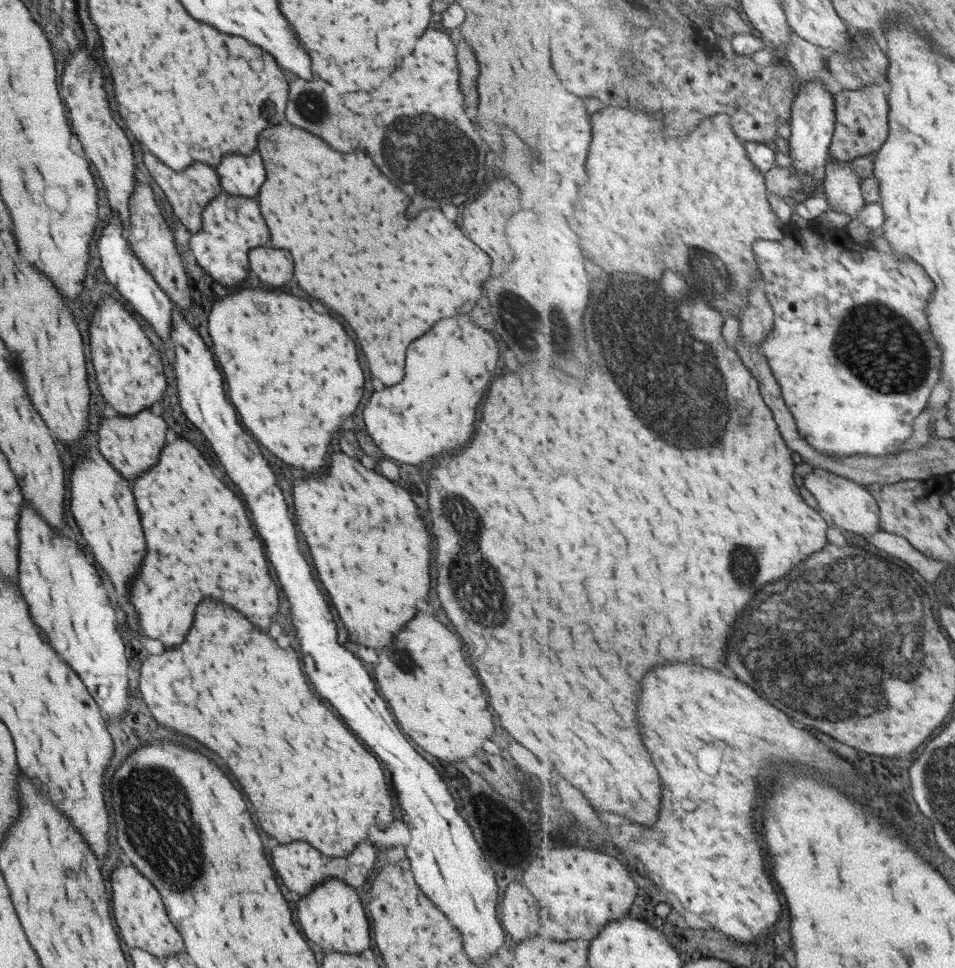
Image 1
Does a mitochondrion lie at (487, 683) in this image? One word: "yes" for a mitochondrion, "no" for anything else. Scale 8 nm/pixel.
no

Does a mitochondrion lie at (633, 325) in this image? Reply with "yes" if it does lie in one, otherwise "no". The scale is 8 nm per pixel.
yes

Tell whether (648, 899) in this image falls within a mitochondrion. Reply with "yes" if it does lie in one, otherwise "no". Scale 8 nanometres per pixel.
no

